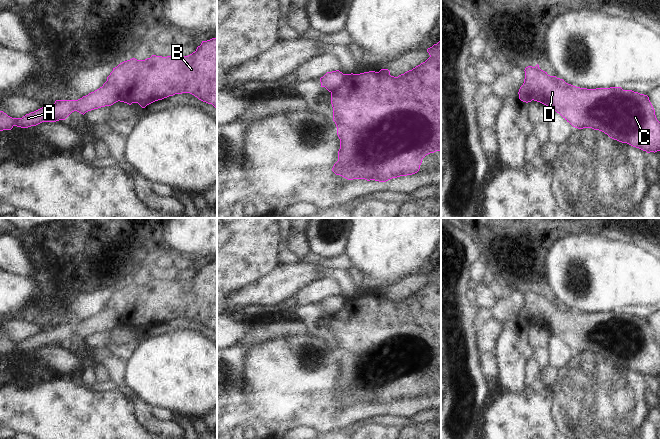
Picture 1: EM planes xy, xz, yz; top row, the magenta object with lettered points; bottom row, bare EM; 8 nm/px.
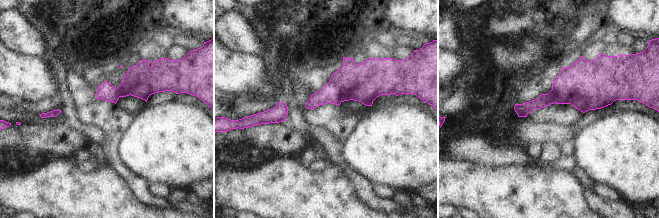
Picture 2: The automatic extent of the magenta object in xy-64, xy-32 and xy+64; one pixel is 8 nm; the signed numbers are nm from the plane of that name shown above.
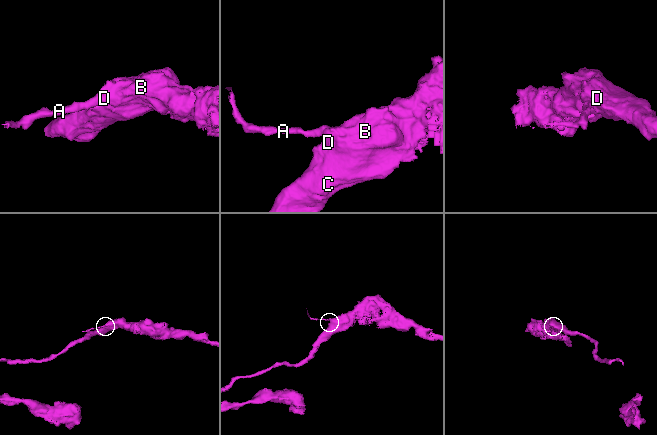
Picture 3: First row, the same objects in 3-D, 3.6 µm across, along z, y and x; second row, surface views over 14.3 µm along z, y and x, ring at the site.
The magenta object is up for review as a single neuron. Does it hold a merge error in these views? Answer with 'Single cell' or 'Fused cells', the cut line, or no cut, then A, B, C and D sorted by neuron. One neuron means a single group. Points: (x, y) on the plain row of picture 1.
Fused cells. Split along xy (106, 305), (117, 314), (117, 322), (119, 324). Groups: A / B C D

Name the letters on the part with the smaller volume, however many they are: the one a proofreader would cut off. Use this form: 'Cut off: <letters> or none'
Cut off: A

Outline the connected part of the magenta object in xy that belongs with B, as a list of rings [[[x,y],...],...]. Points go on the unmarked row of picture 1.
[[[217,261],[202,265],[196,275],[188,280],[152,279],[145,284],[132,282],[124,285],[113,292],[106,306],[118,314],[119,325],[129,329],[138,327],[145,332],[169,320],[190,317],[217,333]]]

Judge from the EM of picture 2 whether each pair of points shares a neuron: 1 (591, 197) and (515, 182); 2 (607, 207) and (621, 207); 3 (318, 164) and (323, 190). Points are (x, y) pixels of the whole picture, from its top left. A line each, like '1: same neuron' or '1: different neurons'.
1: different neurons
2: same neuron
3: different neurons

